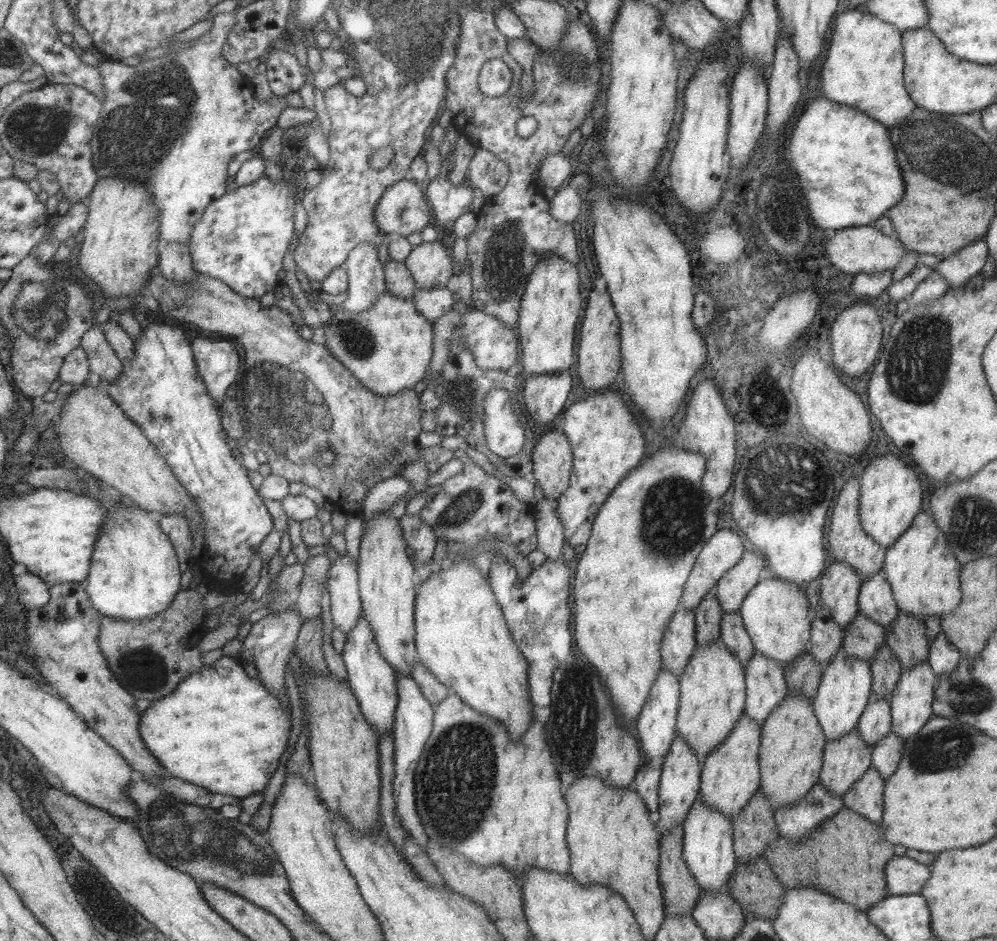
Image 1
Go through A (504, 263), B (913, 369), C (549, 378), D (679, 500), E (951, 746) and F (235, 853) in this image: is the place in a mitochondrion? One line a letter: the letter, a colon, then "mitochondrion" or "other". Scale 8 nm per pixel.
A: mitochondrion
B: mitochondrion
C: other
D: mitochondrion
E: mitochondrion
F: mitochondrion

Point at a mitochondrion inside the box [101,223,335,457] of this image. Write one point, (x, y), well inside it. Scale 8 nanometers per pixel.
(238, 390)

